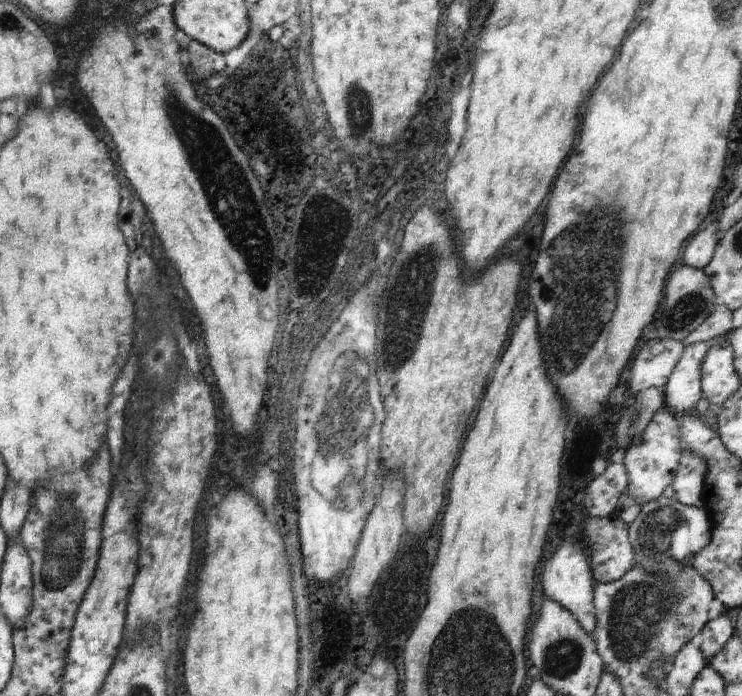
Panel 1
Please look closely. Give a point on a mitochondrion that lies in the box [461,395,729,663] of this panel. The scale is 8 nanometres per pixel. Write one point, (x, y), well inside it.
(661, 528)

